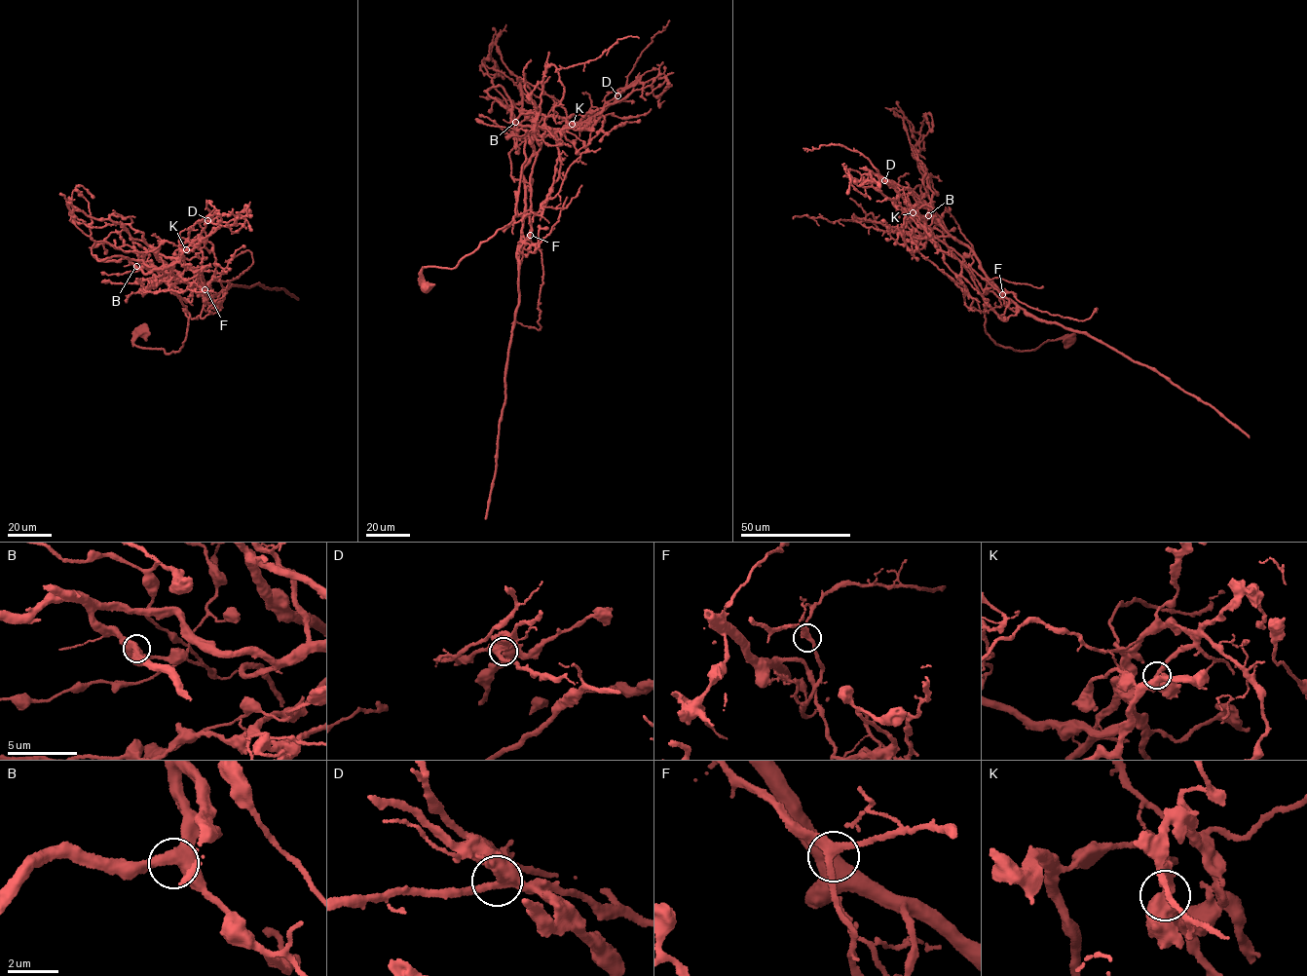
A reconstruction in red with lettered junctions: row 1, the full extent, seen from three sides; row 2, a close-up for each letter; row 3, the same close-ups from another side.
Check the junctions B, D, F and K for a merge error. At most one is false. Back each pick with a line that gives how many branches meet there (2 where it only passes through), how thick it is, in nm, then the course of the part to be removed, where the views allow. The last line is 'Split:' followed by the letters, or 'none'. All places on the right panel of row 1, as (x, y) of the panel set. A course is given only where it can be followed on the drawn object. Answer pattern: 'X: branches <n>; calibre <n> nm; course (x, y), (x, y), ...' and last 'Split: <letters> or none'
K: branches 3; calibre 550 nm; course (913, 212), (918, 220), (932, 211), (1021, 309), (1084, 332), (1154, 368), (1214, 407), (1249, 437)
Split: K

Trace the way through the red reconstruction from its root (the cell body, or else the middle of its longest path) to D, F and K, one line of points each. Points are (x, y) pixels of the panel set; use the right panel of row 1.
D: (1069, 339), (1020, 352), (995, 344), (986, 332), (985, 299), (940, 231), (927, 228), (884, 180)
F: (1069, 339), (1020, 352), (995, 344), (986, 332), (985, 299), (941, 233), (927, 228), (1002, 294)
K: (1069, 339), (1020, 352), (995, 344), (986, 332), (985, 301), (972, 277), (940, 231), (913, 212)

